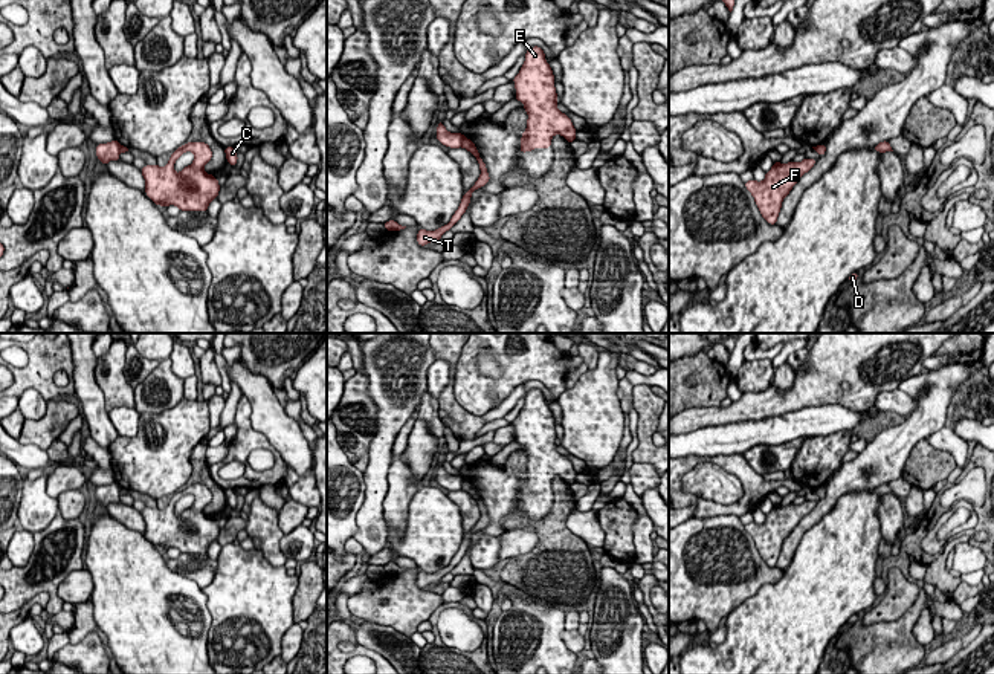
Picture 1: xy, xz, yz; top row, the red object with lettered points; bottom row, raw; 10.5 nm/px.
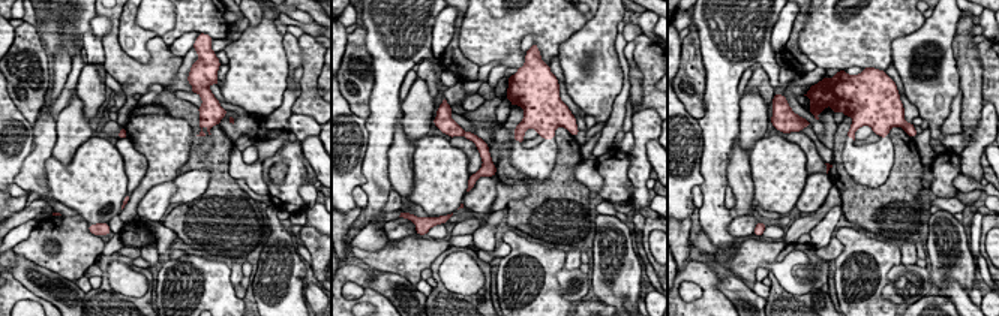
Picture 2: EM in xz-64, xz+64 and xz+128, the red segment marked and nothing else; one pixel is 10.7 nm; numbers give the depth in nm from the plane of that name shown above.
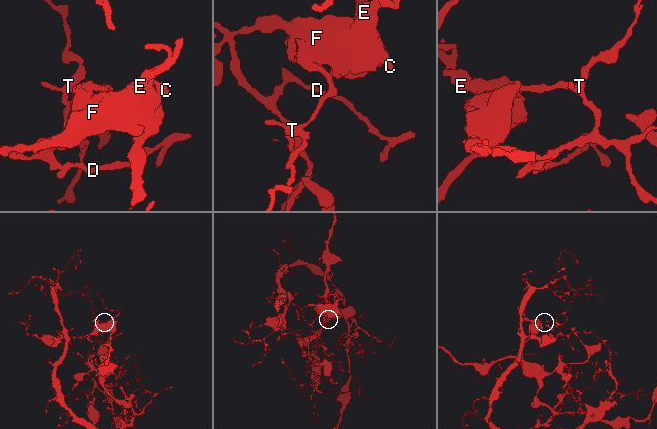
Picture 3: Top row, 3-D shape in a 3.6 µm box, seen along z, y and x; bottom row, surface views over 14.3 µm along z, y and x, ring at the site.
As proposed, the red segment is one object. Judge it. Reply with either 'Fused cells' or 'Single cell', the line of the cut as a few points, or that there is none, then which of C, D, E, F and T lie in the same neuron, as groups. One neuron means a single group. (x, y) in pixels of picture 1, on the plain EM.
Fused cells. Split along xz (463, 479), (460, 488). Groups: C E F / D T

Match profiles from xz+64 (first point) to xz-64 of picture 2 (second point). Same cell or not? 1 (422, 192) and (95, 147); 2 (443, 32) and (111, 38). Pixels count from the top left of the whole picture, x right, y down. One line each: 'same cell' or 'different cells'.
1: same cell
2: different cells

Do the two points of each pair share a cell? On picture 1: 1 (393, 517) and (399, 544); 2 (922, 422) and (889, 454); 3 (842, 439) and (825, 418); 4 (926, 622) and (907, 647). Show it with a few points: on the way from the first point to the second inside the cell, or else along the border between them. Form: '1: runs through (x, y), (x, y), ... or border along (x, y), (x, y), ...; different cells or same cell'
1: border along (411, 500), (406, 509), (406, 528), (399, 535); different cells
2: runs through (915, 428), (897, 447); same cell
3: border along (851, 430), (808, 437); different cells
4: border along (926, 607), (913, 627), (913, 636), (922, 647); different cells

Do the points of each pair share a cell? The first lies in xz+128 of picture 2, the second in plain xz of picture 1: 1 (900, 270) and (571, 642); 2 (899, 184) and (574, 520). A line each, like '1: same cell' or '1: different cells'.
1: same cell
2: different cells

